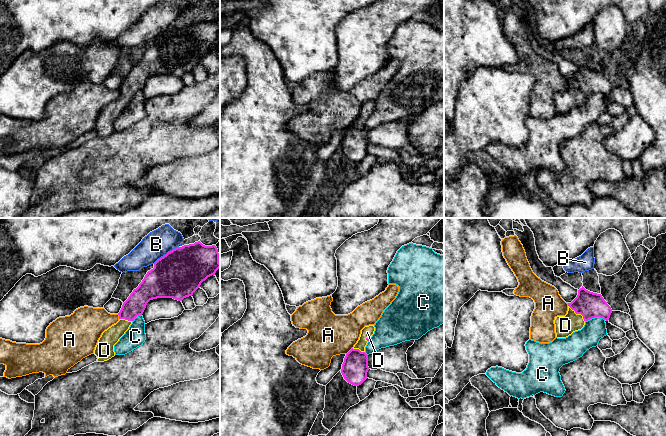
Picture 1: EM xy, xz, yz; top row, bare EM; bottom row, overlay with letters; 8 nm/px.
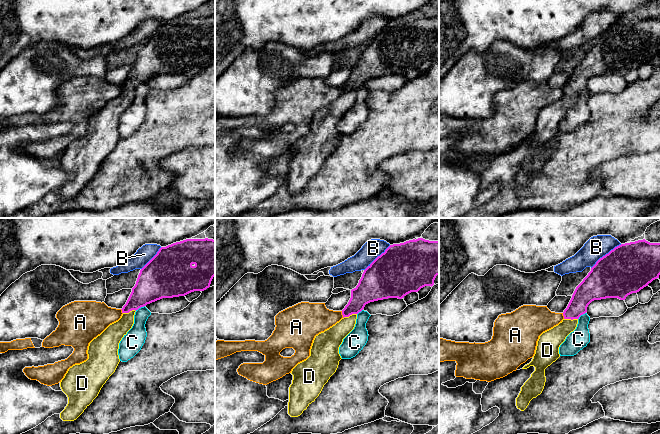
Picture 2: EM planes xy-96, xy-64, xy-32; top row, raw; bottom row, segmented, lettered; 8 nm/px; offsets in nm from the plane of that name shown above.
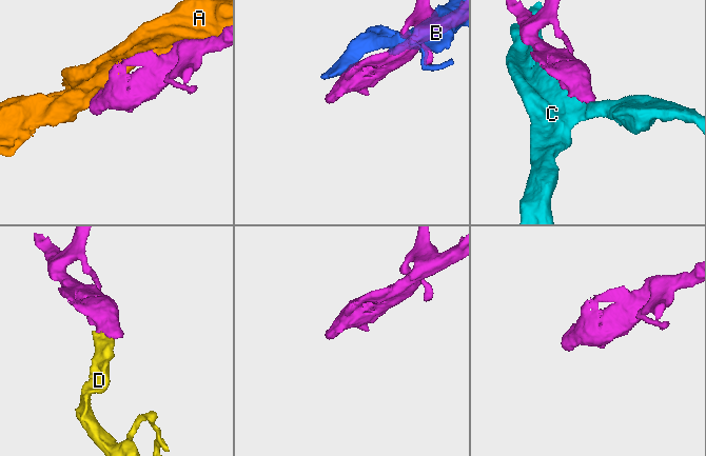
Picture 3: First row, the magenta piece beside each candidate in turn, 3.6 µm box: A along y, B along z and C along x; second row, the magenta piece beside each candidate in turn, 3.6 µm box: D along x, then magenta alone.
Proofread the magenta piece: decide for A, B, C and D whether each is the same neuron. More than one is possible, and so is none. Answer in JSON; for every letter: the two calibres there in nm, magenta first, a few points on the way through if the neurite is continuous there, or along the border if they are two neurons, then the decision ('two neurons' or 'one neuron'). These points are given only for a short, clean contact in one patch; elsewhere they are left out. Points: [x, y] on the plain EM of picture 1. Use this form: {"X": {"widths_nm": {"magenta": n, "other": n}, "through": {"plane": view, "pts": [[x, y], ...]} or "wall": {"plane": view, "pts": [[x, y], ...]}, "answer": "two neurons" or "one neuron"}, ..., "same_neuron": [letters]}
{"A": {"widths_nm": {"magenta": 200, "other": 340}, "answer": "two neurons"}, "B": {"widths_nm": {"magenta": 380, "other": 220}, "answer": "two neurons"}, "C": {"widths_nm": {"magenta": 200, "other": 180}, "answer": "two neurons"}, "D": {"widths_nm": {"magenta": 200, "other": 160}, "through": {"plane": "yz", "pts": [[590, 81], [586, 81], [578, 89], [565, 101]]}, "answer": "one neuron"}, "same_neuron": ["D"]}

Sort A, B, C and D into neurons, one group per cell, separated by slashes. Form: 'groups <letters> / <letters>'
groups A / B / C / D

